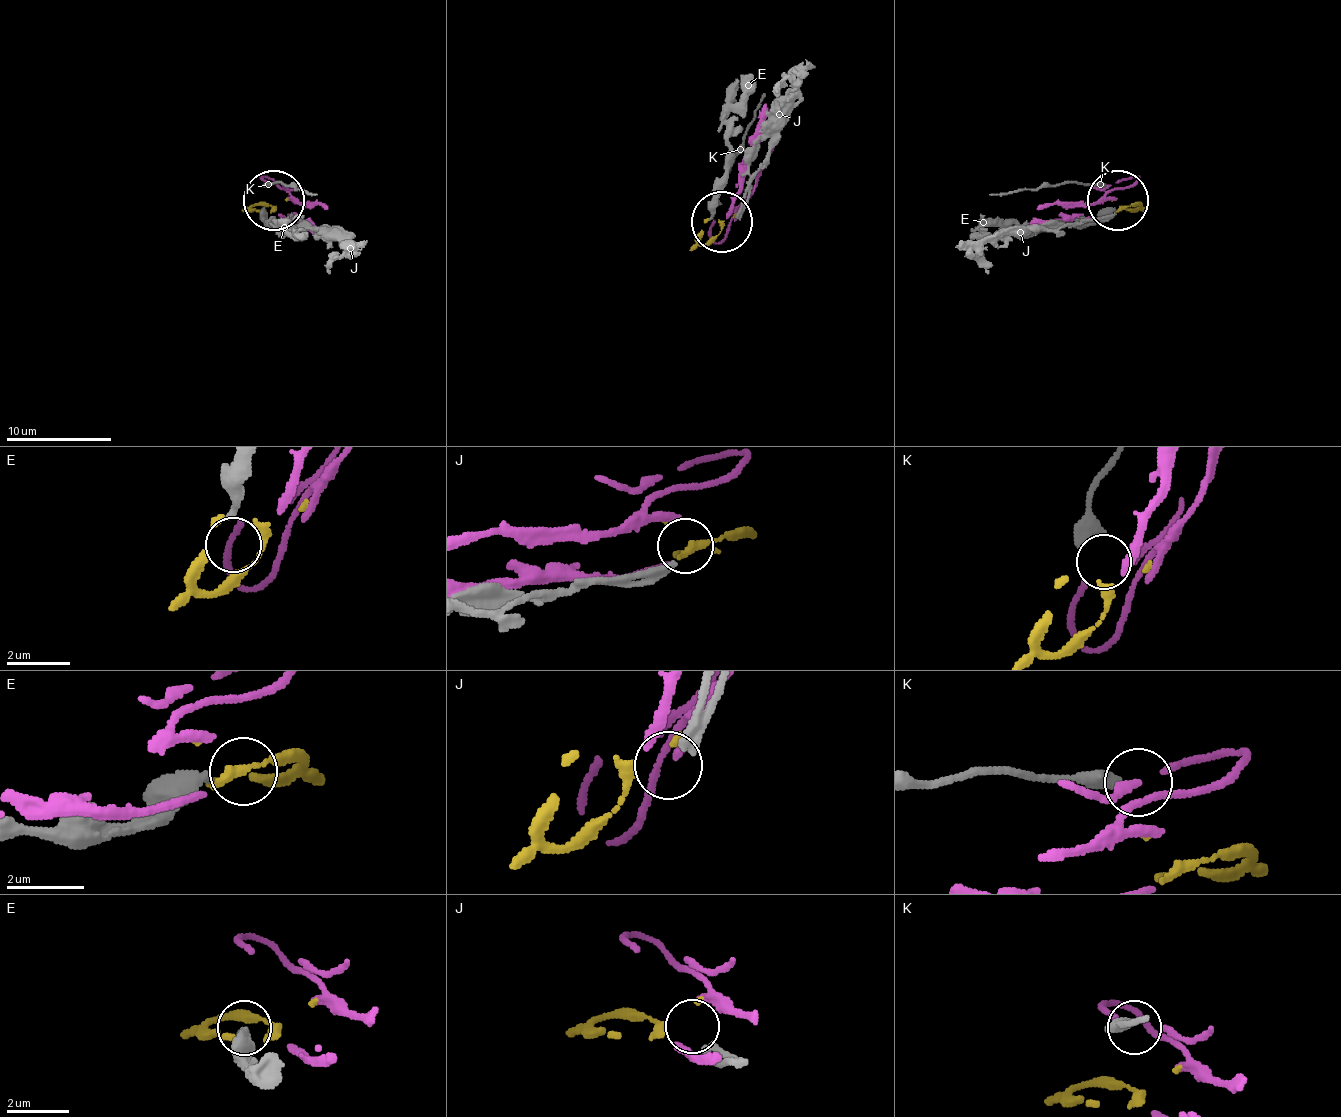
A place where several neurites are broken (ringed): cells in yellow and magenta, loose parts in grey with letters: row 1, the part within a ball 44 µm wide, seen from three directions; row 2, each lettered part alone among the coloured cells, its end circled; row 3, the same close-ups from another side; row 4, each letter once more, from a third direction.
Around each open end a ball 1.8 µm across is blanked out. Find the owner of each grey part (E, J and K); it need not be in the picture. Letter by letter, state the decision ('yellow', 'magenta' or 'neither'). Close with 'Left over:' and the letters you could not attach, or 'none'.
E: yellow
J: neither
K: magenta
Left over: J

